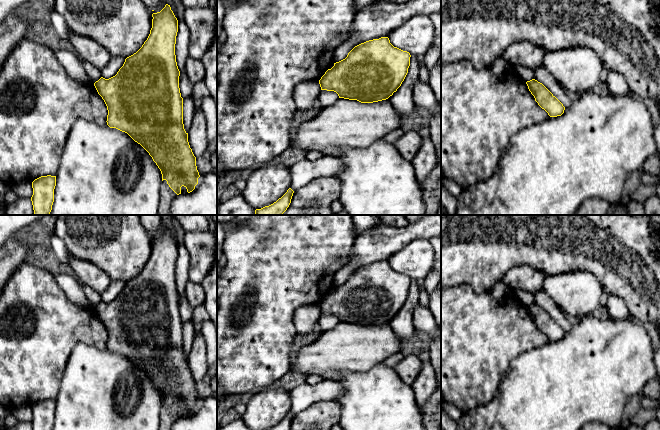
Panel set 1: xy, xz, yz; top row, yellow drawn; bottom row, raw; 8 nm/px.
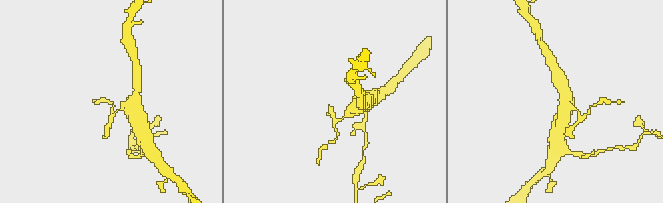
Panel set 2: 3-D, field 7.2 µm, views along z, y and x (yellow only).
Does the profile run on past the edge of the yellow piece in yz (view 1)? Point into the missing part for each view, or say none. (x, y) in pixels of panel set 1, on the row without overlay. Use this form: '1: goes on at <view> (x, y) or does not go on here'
1: does not go on here

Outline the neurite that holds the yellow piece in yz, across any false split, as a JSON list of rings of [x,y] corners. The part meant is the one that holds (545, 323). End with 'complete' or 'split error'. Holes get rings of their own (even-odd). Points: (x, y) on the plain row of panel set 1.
[[[532,303],[526,308],[535,325],[550,341],[561,340],[564,337],[563,328],[542,307]]]; complete

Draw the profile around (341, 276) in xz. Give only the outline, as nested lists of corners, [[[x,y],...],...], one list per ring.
[[[346,265],[344,267],[342,267],[341,269],[339,269],[335,276],[334,276],[334,280],[333,280],[333,286],[339,286],[343,283],[345,283],[348,279],[348,277],[355,271],[354,267],[351,265]]]

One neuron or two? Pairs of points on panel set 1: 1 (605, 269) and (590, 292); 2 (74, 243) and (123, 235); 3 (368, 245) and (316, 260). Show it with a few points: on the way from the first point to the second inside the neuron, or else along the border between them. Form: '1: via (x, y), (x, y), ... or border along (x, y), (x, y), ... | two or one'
1: border along (576, 271), (590, 272), (604, 289) | two
2: via (86, 235), (111, 235) | one
3: border along (356, 236), (352, 252), (345, 264) | two

